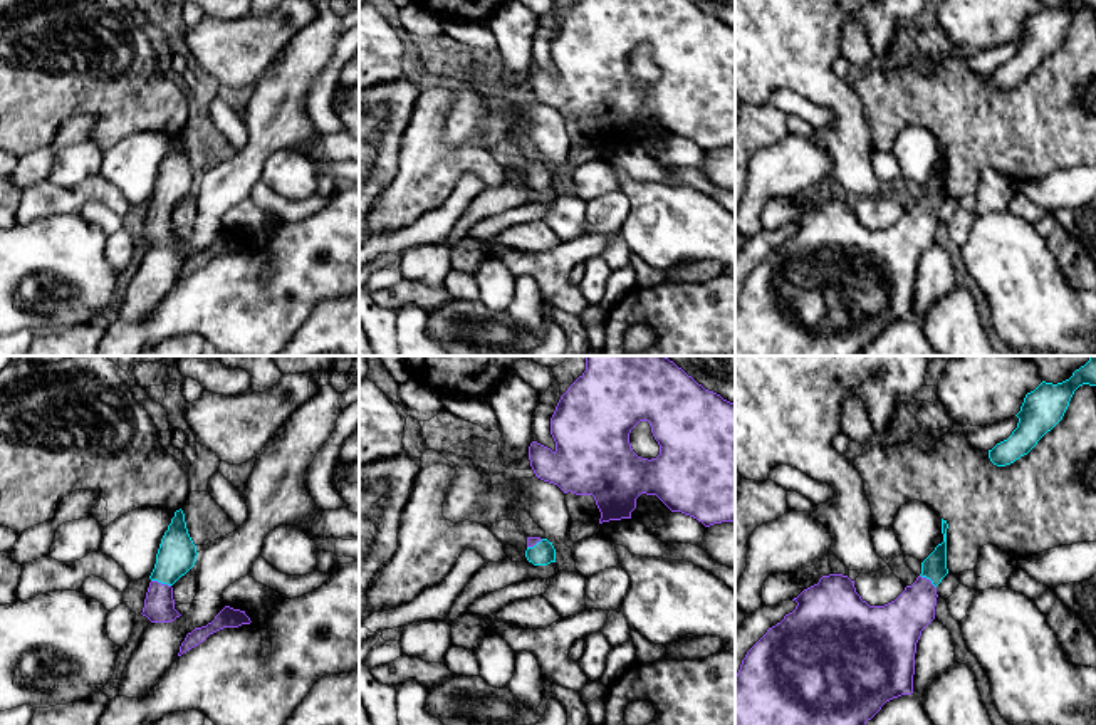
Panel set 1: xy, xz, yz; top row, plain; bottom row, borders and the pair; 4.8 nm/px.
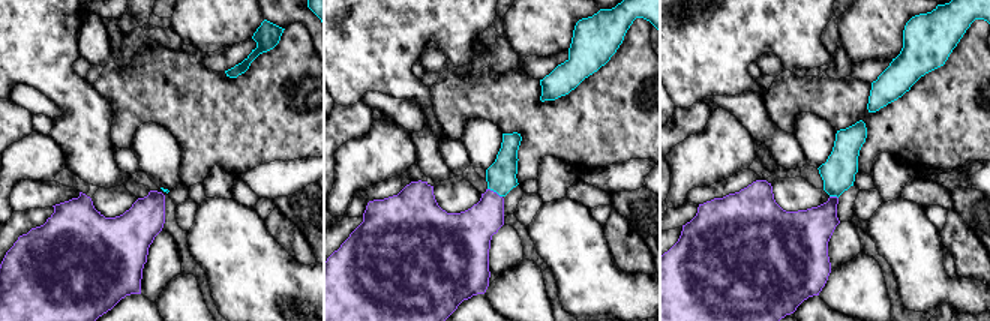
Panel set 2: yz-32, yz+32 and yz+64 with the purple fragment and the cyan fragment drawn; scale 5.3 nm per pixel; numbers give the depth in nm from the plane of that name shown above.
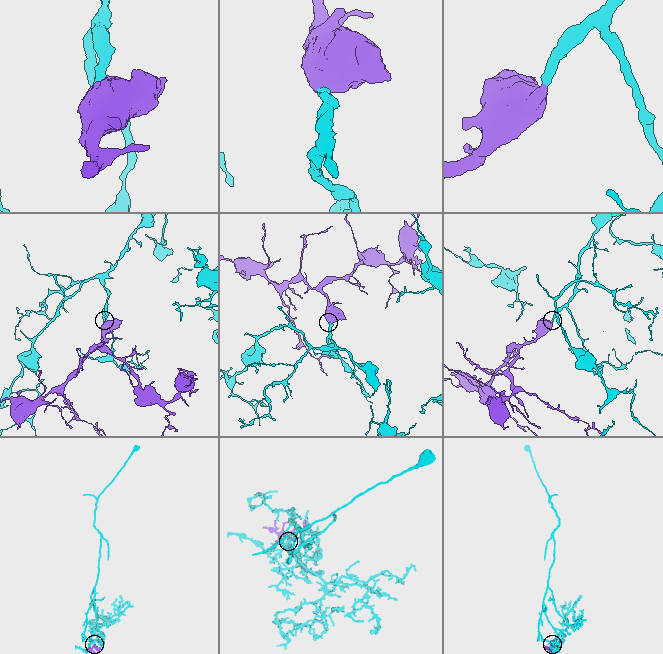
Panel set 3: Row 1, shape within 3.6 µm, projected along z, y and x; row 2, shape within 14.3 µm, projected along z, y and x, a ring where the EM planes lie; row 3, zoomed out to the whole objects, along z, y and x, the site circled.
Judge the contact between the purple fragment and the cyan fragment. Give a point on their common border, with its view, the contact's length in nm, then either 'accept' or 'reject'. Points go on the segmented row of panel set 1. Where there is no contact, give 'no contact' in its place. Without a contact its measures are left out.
contact xy (161, 584); length 100 nm; accept

